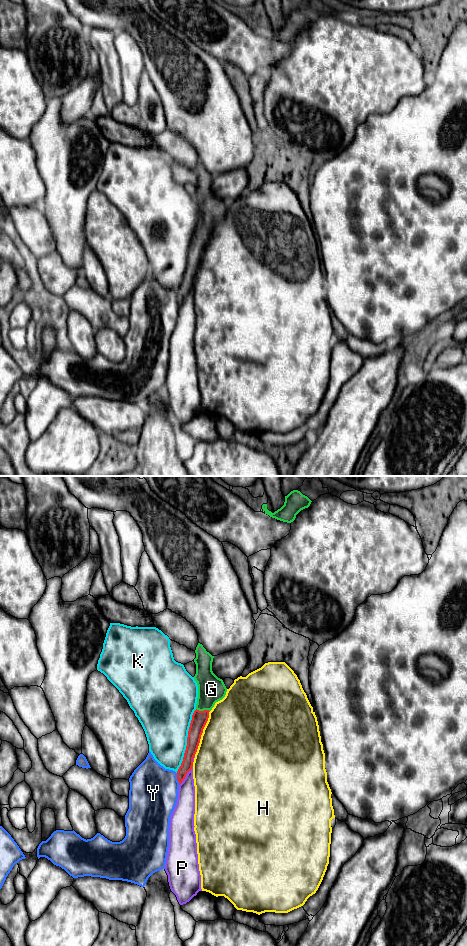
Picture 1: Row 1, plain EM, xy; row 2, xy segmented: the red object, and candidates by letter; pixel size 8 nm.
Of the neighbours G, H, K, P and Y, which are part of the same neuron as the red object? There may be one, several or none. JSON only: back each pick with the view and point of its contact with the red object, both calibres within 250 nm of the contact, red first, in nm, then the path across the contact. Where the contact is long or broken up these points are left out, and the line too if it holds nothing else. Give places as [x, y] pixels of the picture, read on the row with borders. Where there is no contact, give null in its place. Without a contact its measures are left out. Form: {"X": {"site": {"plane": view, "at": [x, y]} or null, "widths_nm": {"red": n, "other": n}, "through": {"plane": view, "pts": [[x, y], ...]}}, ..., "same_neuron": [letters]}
{"G": {"site": {"plane": "xy", "at": [204, 710]}, "widths_nm": {"red": 130, "other": 220}, "through": {"plane": "xy", "pts": [[199, 718], [204, 710], [204, 704], [211, 689]]}}, "same_neuron": ["G"]}

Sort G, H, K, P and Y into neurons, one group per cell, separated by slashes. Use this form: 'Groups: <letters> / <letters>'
Groups: G / H / K / P / Y

